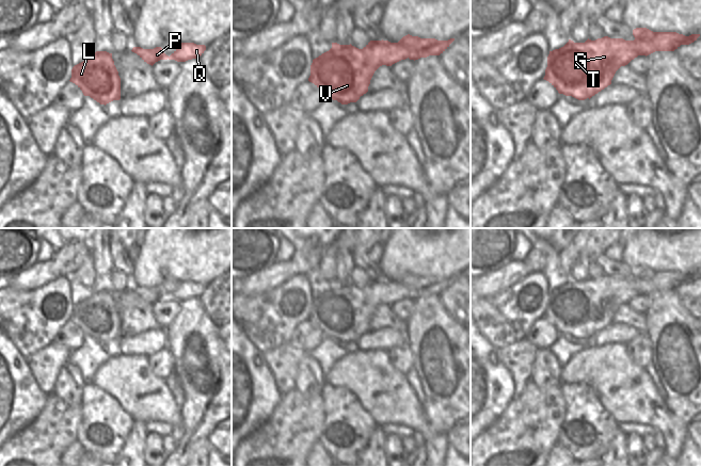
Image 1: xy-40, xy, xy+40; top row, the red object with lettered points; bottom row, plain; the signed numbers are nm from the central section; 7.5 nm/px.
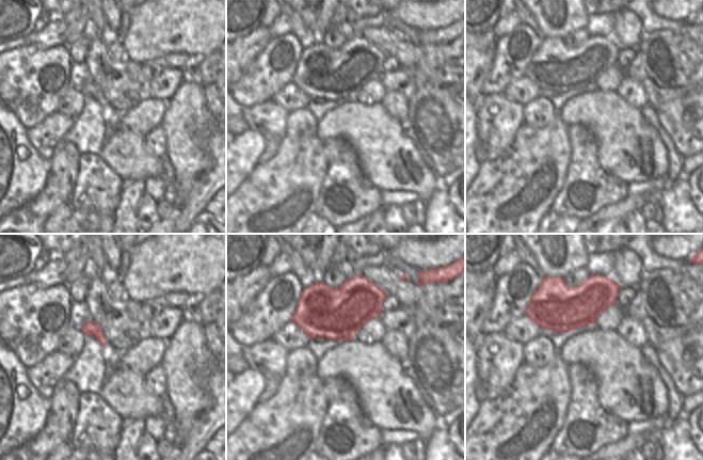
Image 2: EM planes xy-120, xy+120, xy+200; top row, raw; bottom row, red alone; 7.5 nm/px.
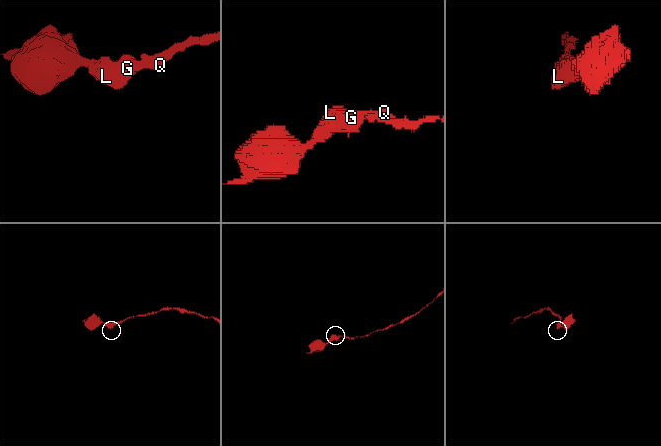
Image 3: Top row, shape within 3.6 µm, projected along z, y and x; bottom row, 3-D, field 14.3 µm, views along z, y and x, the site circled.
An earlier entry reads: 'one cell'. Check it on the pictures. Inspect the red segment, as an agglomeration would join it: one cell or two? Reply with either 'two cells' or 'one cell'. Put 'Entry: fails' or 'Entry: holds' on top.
Entry: holds
one cell

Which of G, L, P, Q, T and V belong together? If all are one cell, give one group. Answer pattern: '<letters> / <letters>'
G L P Q T V

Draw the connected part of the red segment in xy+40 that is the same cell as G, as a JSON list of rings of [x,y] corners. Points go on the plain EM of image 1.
[[[647,267],[633,269],[634,279],[610,277],[604,275],[585,281],[569,280],[561,287],[549,290],[544,319],[548,320],[559,333],[572,335],[578,339],[591,337],[611,323],[616,310],[627,304],[638,294],[649,294],[655,290],[674,290],[681,284],[689,284],[697,279],[700,273],[685,275],[676,271],[653,271]]]

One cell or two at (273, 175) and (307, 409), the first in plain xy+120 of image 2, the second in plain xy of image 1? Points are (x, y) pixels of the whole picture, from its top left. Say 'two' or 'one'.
one

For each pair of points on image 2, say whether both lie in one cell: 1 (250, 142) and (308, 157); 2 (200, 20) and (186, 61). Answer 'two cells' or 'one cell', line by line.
1: two cells
2: two cells

